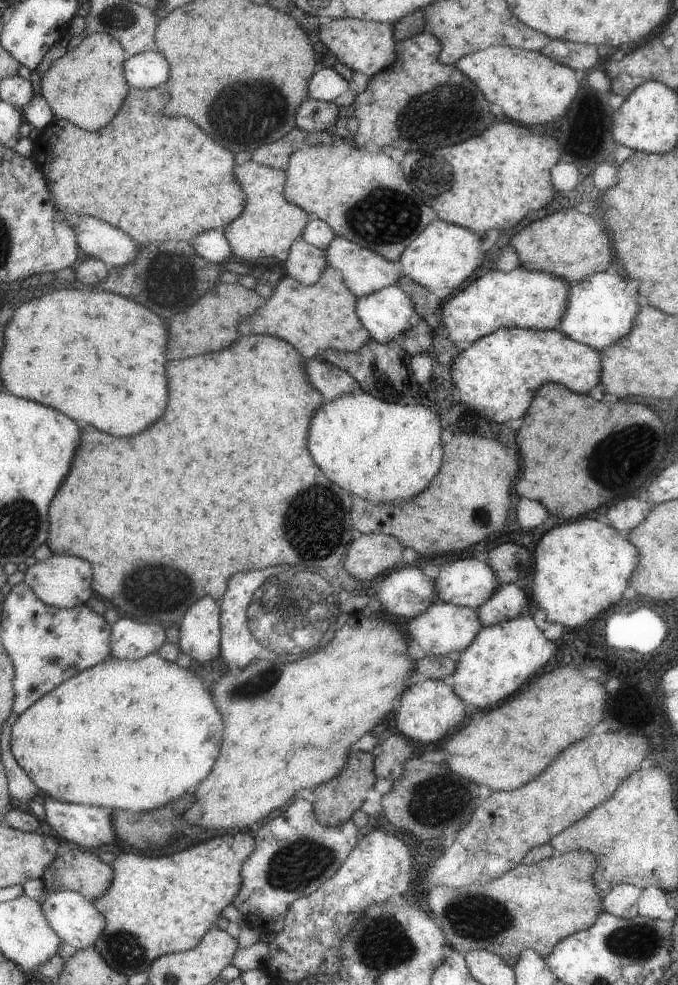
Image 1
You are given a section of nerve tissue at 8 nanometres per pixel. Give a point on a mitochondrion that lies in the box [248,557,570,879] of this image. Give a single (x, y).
(429, 799)

